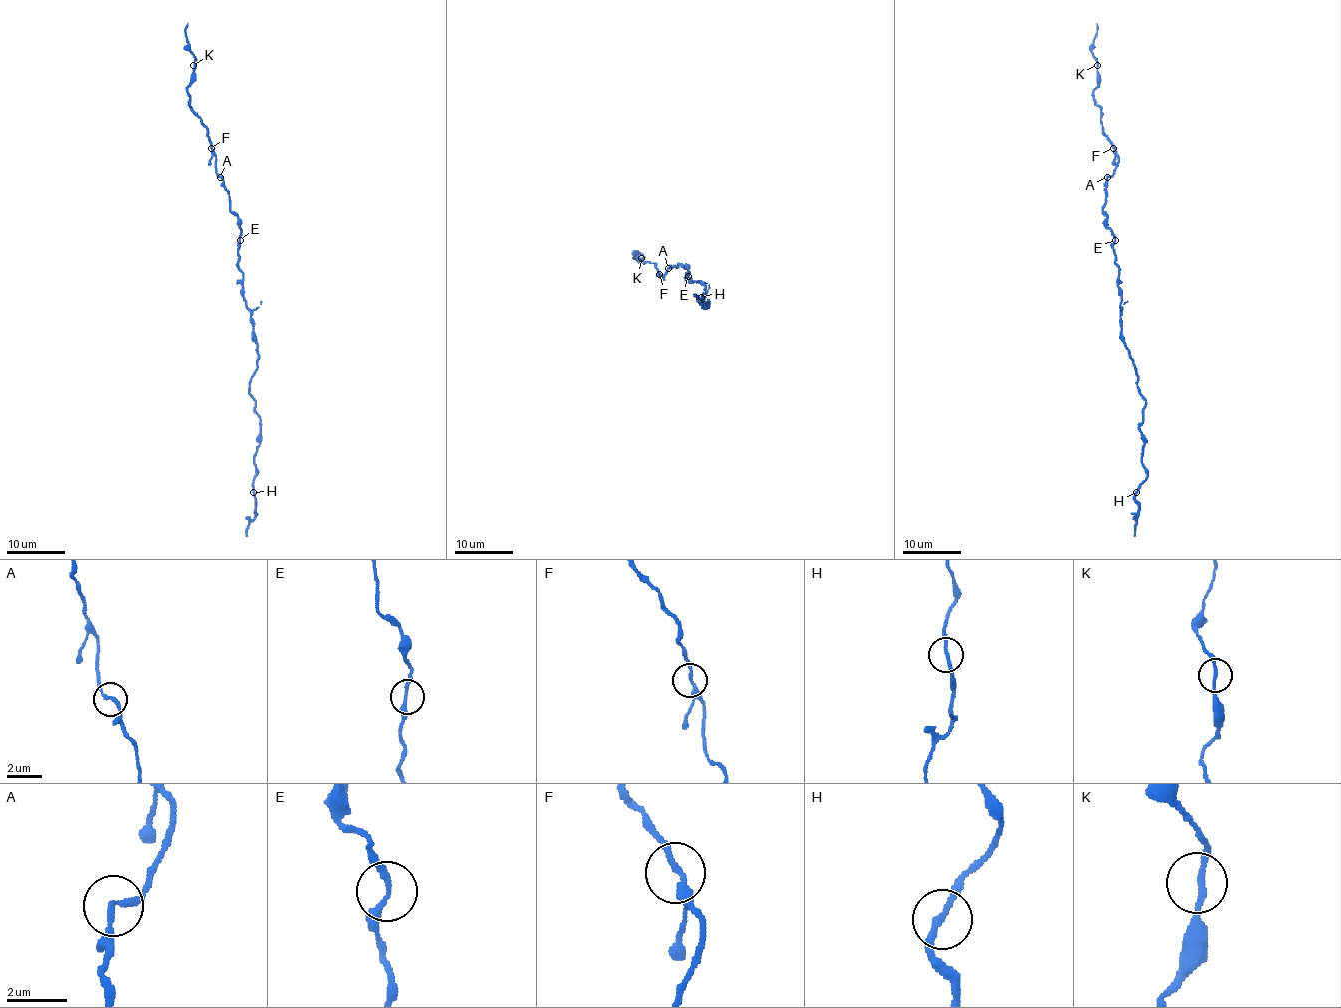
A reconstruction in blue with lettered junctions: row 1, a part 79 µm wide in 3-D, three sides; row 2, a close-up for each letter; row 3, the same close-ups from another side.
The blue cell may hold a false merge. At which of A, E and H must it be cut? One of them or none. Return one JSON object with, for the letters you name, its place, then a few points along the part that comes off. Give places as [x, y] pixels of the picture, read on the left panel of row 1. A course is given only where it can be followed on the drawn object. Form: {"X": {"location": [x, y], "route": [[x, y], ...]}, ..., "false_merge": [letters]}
{"false_merge": []}

